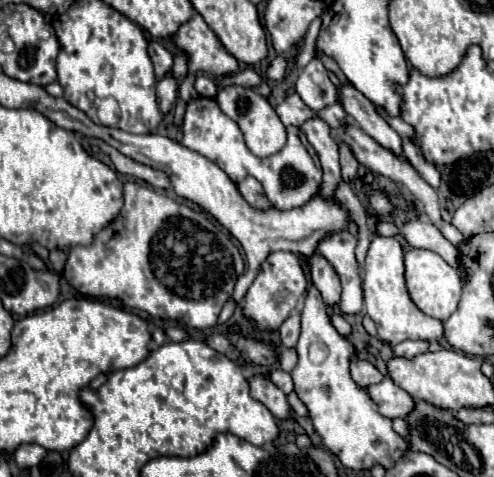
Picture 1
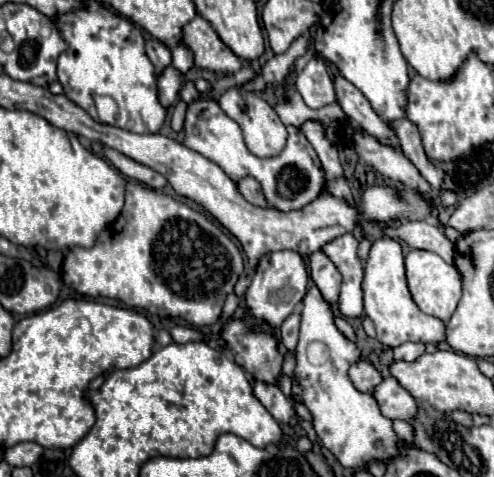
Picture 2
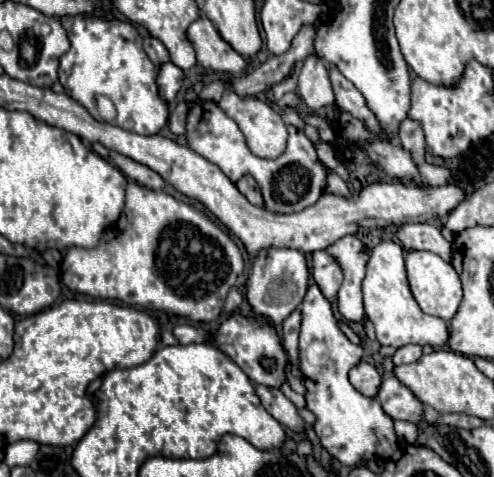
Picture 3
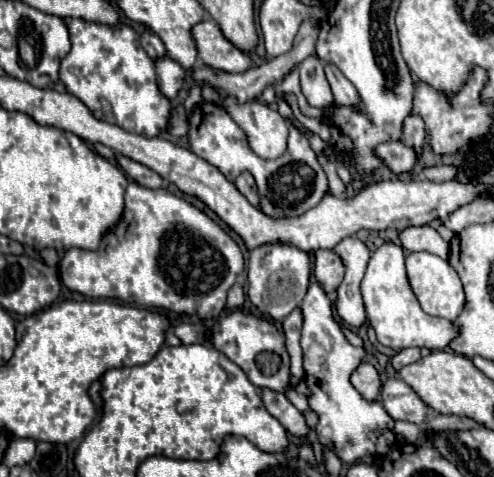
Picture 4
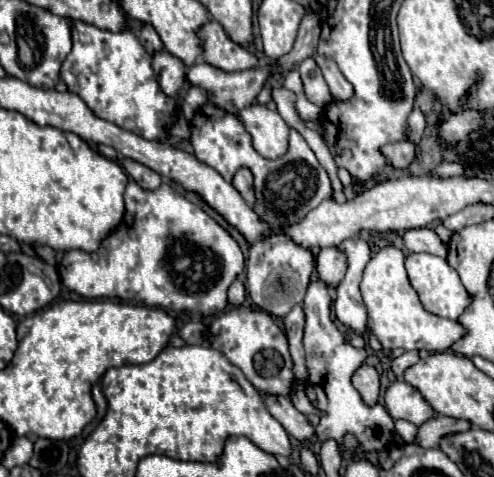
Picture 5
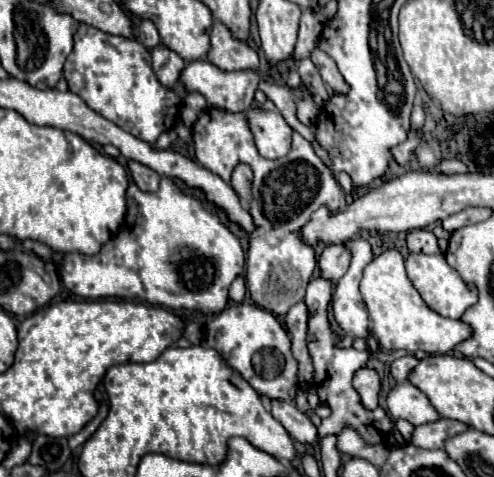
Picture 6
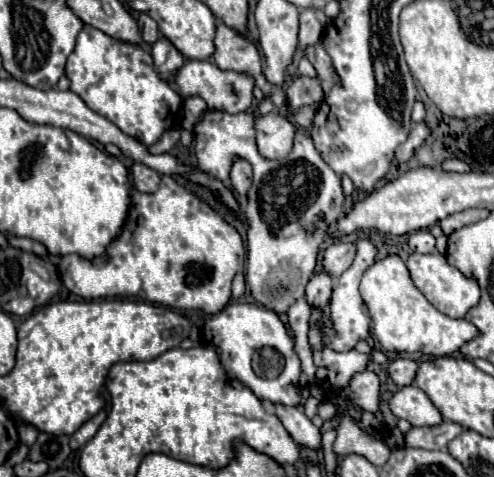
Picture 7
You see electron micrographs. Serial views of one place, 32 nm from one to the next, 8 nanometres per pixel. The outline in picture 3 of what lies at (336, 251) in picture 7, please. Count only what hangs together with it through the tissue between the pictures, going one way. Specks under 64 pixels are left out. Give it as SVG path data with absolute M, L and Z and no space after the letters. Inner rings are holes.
M326 250L314 252L312 254L312 276L314 276L316 284L320 286L320 290L324 292L324 296L328 300L334 300L334 296L342 284L342 278L344 278L344 272L342 272L338 260L334 256L330 256Z

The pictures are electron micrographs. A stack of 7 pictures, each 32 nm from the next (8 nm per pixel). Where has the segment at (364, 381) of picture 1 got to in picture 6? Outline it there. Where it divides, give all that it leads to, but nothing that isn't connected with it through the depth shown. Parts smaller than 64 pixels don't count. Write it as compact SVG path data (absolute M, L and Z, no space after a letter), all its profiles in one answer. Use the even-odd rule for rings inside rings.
M362 368L354 374L354 380L352 380L352 386L354 390L358 392L360 396L360 402L364 408L368 410L374 410L378 408L378 394L380 394L380 378L374 370L370 368Z

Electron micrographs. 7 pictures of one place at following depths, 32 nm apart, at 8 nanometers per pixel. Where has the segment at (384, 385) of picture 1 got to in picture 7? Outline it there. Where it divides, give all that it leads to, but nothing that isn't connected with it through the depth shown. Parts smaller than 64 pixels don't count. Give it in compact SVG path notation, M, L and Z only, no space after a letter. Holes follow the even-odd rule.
M414 384L400 388L392 396L390 410L394 412L396 418L404 418L412 426L440 426L444 422L440 410Z

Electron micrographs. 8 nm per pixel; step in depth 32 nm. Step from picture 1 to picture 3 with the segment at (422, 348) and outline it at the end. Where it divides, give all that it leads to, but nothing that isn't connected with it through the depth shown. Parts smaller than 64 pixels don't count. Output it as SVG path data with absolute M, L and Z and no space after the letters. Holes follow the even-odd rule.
M408 344L408 346L396 350L392 362L394 362L394 366L410 364L410 362L416 362L420 356L422 356L422 348L420 346L414 346L414 344Z

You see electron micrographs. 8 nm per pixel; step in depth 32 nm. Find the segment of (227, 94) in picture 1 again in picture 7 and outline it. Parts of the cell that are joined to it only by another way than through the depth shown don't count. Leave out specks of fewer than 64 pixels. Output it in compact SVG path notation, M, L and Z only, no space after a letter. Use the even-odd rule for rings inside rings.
M302 108L294 120L280 118L276 112L270 112L262 118L256 118L256 142L258 150L268 160L282 160L290 154L294 134L298 128L306 128L312 124L316 108Z

